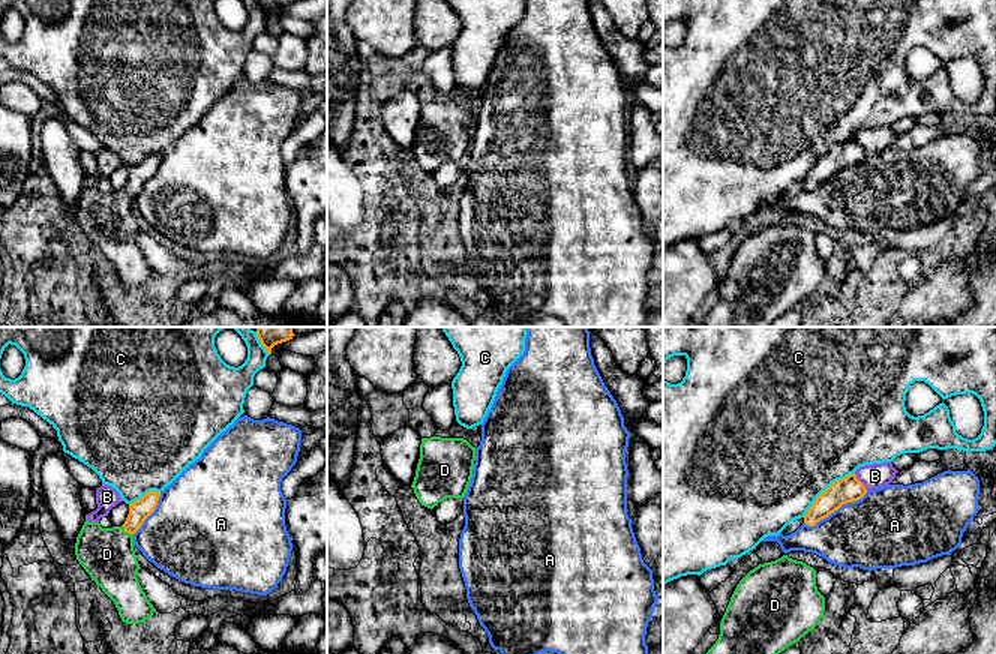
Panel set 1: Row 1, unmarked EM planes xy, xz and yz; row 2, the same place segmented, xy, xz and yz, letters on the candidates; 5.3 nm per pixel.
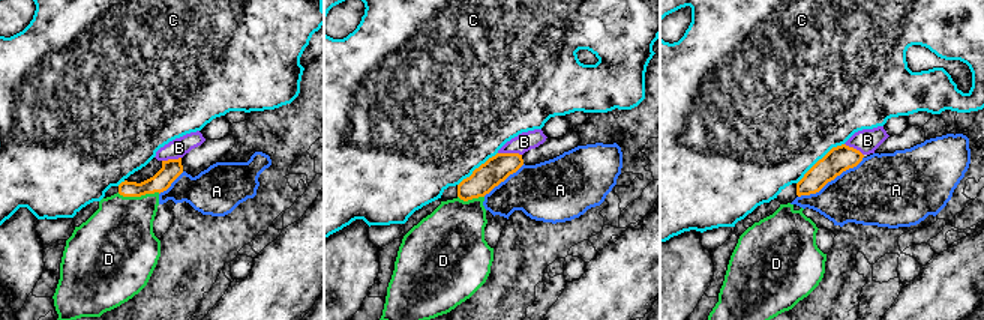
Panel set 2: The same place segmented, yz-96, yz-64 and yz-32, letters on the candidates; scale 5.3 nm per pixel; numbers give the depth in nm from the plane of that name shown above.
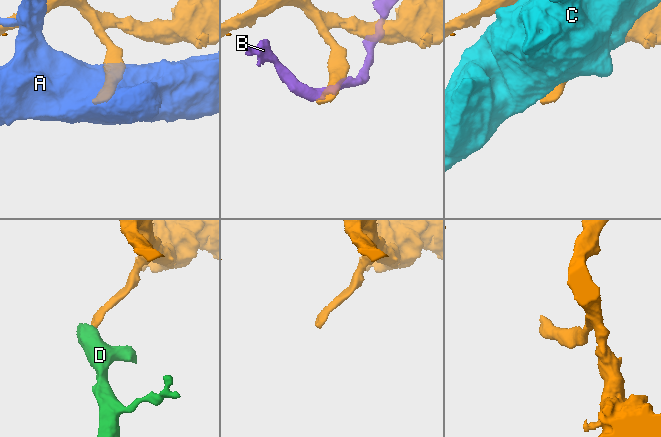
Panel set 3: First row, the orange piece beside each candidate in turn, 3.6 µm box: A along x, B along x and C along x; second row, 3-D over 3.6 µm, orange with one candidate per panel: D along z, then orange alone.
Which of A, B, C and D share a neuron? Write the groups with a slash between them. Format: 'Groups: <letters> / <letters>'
Groups: A / B / C / D

